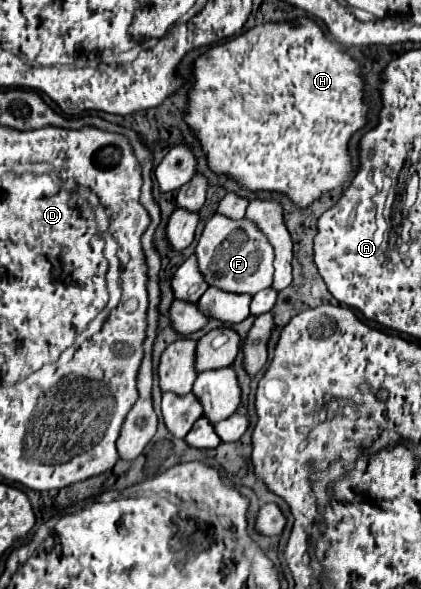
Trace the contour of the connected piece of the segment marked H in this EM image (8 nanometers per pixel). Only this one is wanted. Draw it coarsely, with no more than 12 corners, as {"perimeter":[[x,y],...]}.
{"perimeter":[[315,22],[197,58],[215,172],[297,206],[339,188],[359,64]]}

